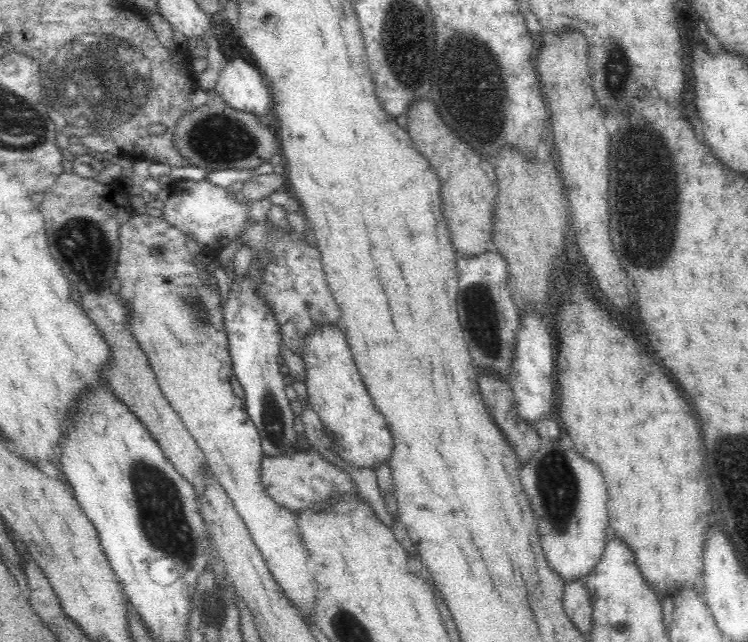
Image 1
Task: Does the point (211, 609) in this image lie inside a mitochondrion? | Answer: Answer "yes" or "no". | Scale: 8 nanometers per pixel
yes

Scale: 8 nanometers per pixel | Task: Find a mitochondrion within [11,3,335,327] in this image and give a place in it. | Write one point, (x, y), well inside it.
(101, 80)

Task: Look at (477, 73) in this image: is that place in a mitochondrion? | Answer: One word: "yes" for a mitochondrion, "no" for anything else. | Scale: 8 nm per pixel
yes

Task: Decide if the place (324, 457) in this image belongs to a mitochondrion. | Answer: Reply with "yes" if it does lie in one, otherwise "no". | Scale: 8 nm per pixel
no

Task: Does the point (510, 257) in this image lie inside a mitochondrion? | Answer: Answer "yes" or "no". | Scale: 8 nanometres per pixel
no

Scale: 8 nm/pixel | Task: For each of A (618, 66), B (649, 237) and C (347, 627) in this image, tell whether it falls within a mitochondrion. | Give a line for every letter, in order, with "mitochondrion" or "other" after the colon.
A: mitochondrion
B: mitochondrion
C: mitochondrion

